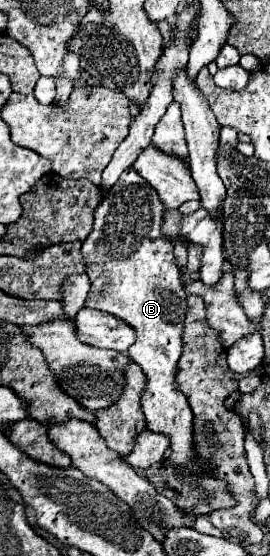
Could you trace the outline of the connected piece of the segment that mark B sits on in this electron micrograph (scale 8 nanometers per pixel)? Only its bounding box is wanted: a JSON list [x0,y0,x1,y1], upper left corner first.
[82,167,206,479]

